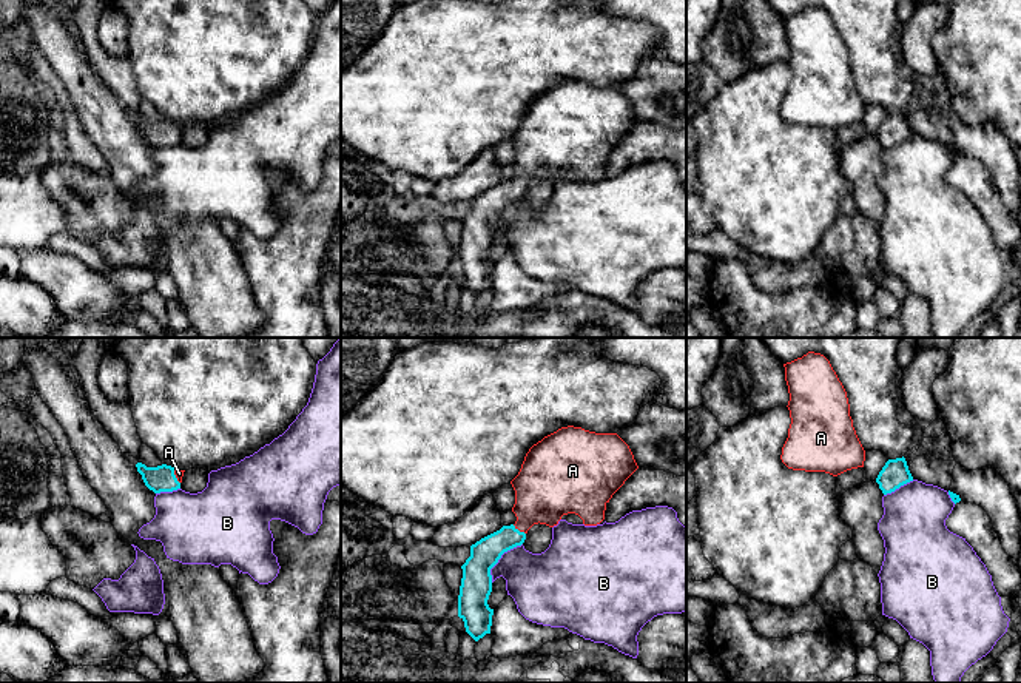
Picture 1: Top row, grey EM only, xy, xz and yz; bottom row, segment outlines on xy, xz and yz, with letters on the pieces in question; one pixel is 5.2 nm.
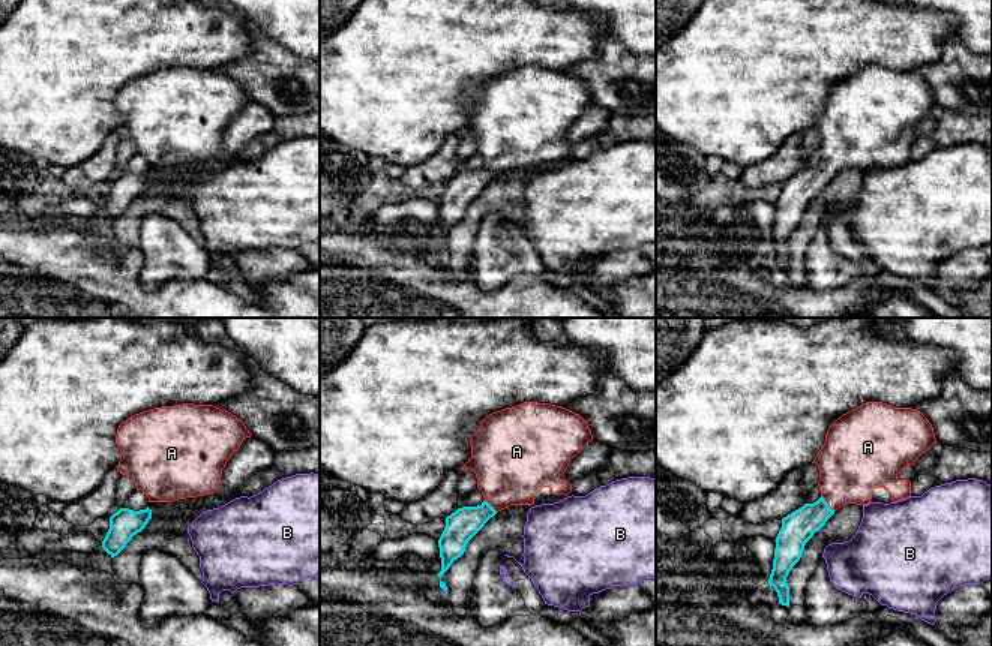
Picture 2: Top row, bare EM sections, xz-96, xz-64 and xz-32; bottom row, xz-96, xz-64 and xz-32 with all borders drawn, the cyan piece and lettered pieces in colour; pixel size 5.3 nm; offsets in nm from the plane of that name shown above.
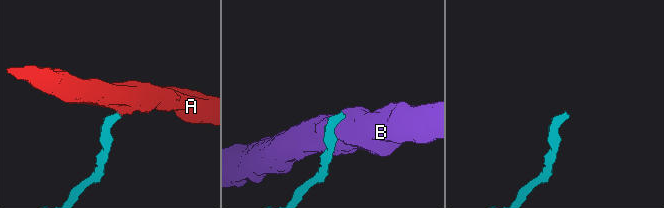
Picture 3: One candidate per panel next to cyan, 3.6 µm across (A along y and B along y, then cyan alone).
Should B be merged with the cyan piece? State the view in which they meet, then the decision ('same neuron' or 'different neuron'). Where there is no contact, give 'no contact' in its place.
xz | different neuron

